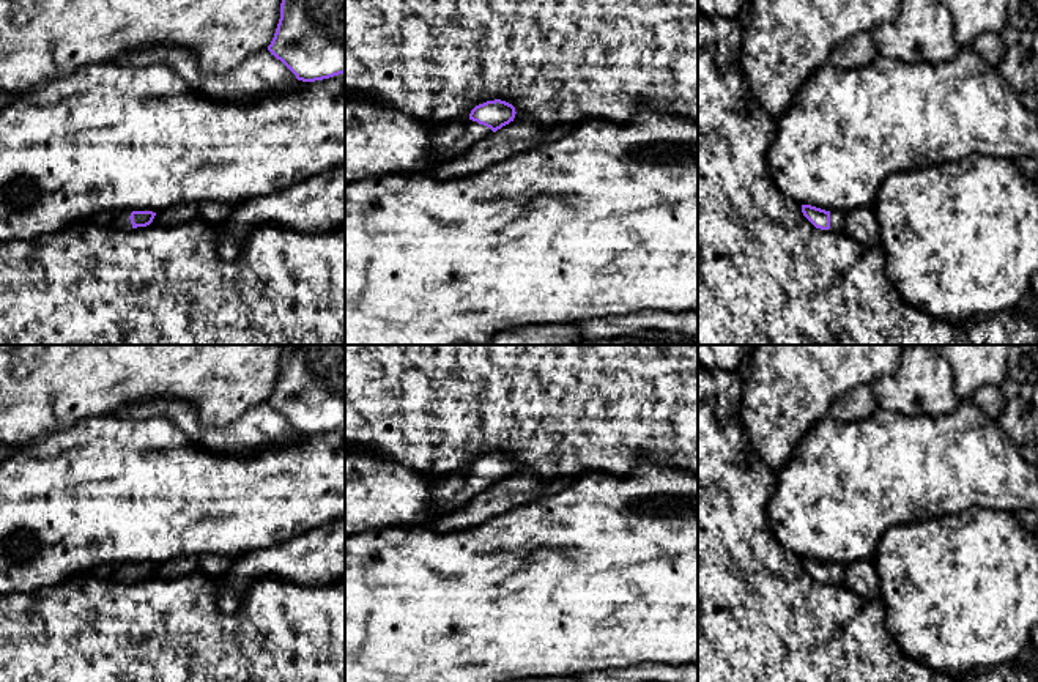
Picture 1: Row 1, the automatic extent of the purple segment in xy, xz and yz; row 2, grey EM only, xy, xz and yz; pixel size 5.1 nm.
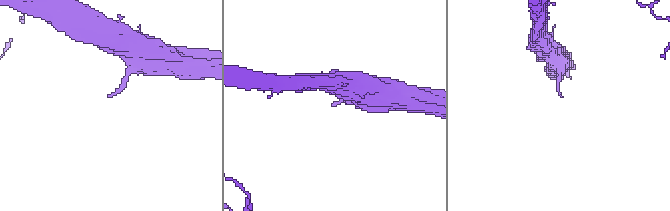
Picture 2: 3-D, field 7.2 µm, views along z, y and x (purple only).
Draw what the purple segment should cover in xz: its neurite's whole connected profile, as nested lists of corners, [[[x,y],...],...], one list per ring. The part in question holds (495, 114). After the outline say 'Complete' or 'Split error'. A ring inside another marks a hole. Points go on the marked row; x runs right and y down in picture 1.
[[[501,99],[476,106],[468,120],[452,121],[436,129],[432,139],[432,159],[446,162],[460,158],[479,140],[513,121],[515,113],[515,107]]]. Split error

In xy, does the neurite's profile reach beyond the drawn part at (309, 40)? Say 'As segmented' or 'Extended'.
As segmented

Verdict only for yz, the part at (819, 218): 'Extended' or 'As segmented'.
Extended

